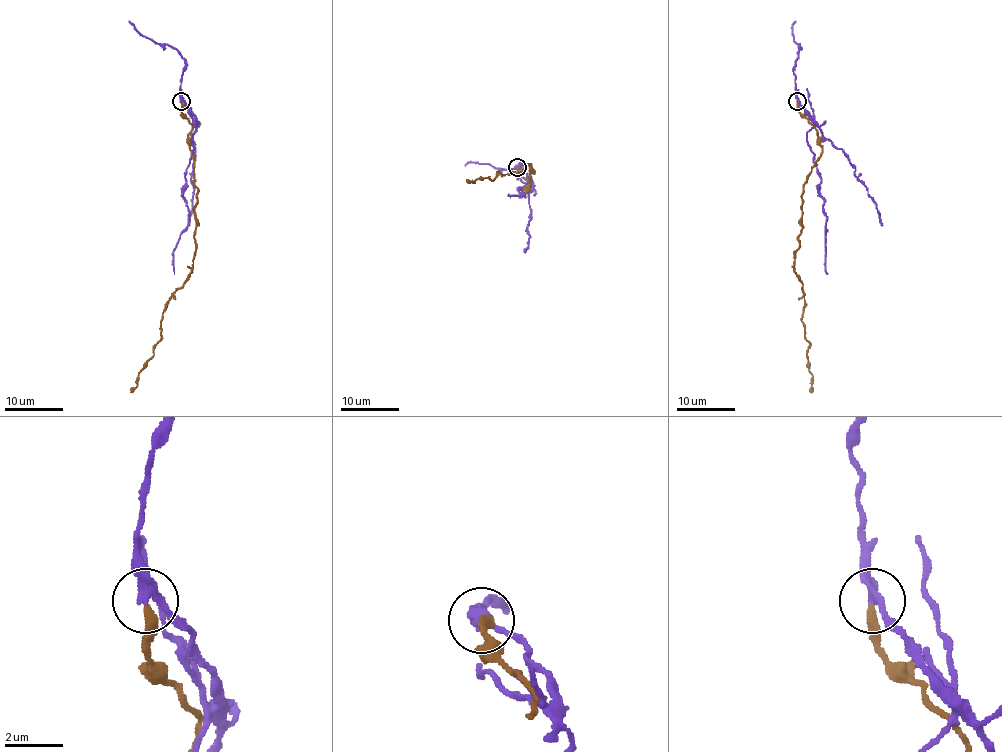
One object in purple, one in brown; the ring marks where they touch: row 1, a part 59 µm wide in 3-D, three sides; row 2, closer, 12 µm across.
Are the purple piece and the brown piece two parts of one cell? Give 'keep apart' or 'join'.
keep apart

